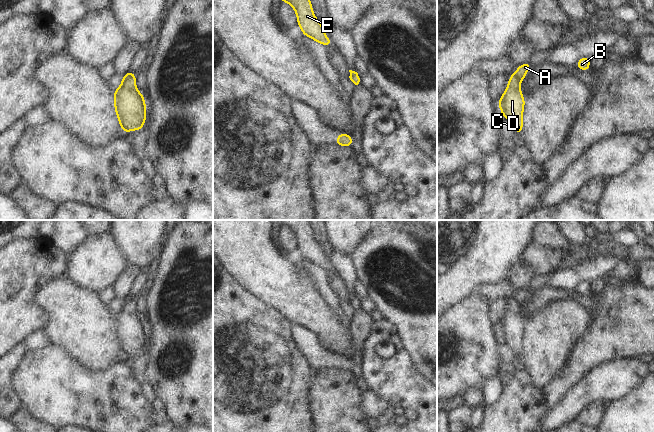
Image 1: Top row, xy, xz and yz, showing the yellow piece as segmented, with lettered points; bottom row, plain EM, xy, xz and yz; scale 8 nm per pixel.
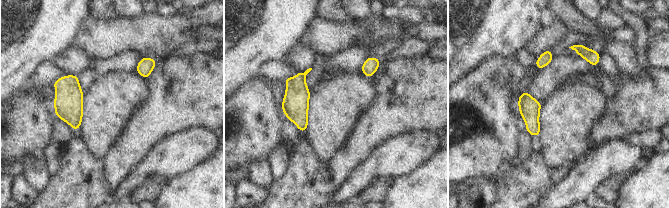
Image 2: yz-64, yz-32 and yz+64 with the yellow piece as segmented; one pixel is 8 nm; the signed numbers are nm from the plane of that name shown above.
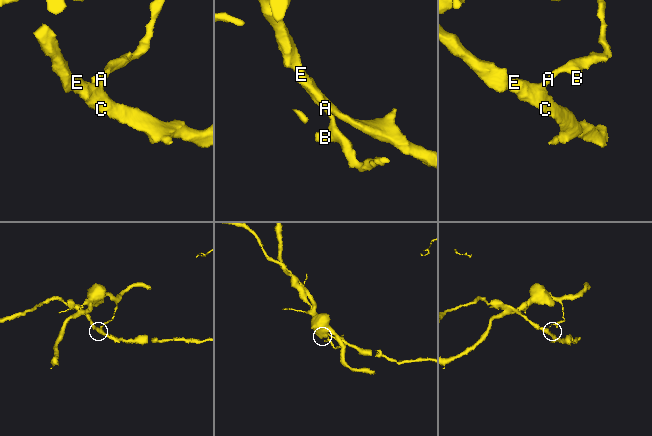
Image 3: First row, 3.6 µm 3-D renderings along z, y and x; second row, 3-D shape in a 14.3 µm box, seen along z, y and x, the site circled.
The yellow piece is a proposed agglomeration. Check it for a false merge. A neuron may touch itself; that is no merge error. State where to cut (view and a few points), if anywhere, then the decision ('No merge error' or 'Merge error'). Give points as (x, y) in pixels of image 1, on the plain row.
Split along yz (514, 297), (521, 304). Merge error

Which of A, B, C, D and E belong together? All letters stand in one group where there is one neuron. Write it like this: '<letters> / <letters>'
A B / C D E

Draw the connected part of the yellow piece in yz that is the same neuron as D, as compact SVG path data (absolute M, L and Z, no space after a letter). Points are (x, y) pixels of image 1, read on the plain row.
M512 297L506 314L498 325L498 330L503 341L513 350L518 359L521 359L523 354L523 336L525 330L525 323L520 314L520 308L521 304L515 297Z

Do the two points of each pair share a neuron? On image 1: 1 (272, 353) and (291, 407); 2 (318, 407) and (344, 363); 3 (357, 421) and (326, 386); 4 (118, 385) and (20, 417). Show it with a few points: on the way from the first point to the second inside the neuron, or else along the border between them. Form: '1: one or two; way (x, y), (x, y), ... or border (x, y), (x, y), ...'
1: one; way (272, 366), (272, 388), (278, 394)
2: two; border (317, 369), (335, 368), (350, 371)
3: one; way (348, 412), (333, 395)
4: two; border (20, 407), (38, 421)

